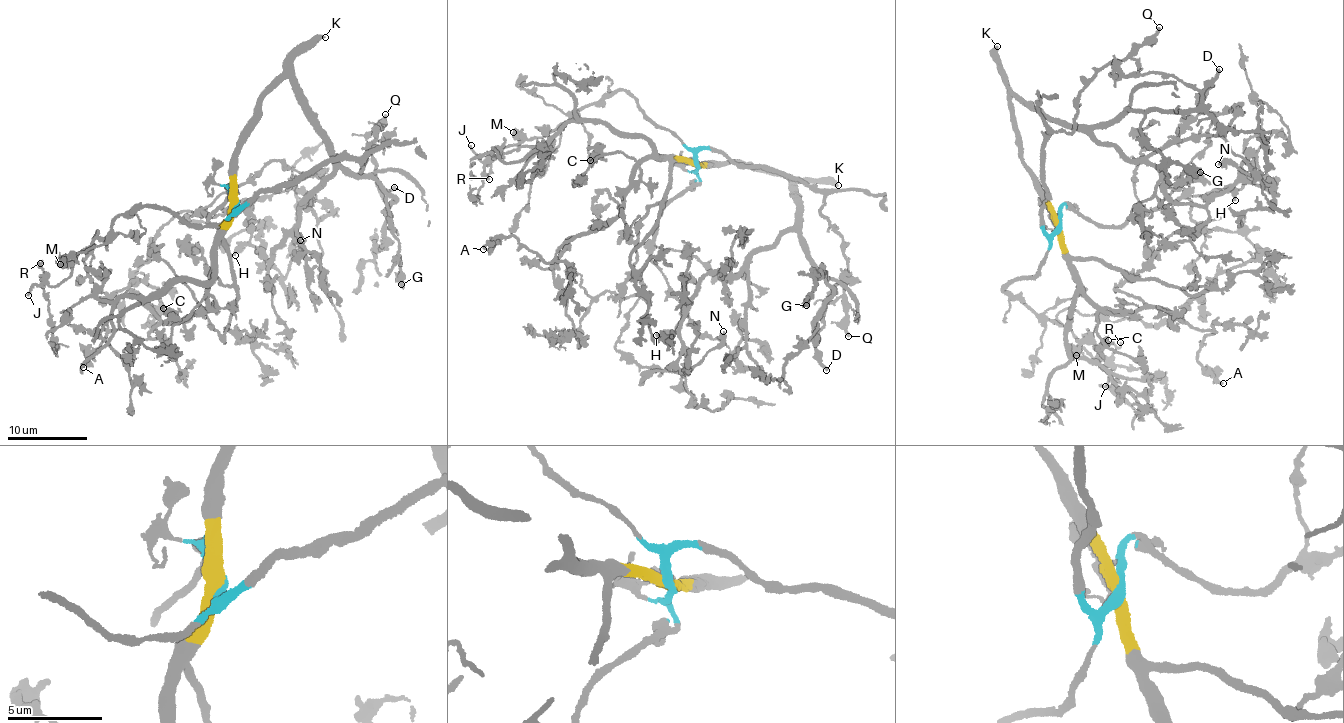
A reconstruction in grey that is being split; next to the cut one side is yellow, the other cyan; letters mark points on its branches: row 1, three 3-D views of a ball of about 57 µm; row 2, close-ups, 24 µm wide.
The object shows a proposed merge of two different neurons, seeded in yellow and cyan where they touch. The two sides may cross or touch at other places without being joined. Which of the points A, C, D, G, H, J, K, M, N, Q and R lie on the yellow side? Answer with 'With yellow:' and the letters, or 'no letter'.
With yellow: A, C, D, G, H, K, N

